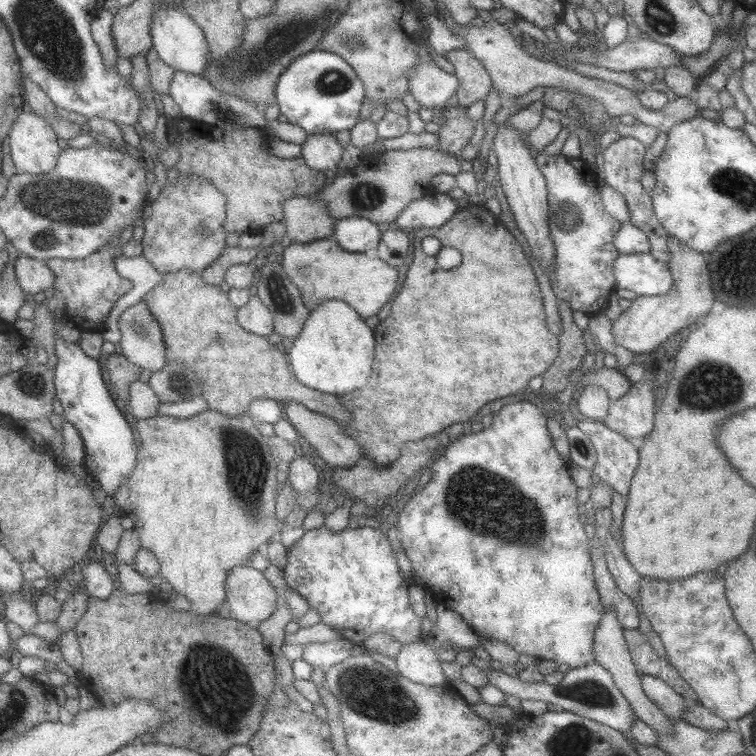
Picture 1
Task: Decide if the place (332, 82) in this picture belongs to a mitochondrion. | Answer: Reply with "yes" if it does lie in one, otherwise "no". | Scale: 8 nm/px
yes

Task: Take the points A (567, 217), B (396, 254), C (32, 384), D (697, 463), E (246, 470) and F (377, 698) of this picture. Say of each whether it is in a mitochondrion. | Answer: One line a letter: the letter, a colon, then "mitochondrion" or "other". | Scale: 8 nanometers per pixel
A: mitochondrion
B: other
C: mitochondrion
D: other
E: mitochondrion
F: mitochondrion

